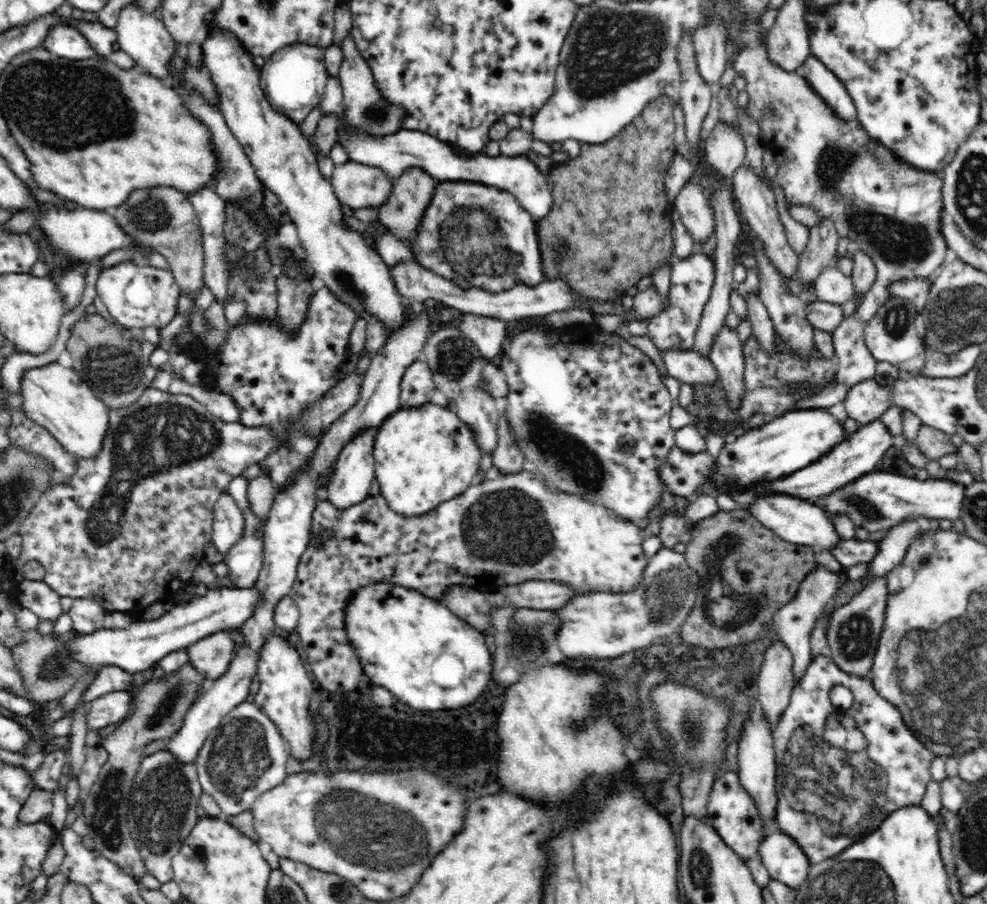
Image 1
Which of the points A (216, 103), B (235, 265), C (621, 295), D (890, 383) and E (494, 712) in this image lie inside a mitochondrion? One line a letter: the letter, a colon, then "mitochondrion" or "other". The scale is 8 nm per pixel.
A: other
B: other
C: other
D: other
E: other

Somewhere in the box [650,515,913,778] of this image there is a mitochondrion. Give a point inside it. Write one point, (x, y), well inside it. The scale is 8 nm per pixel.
(726, 608)

